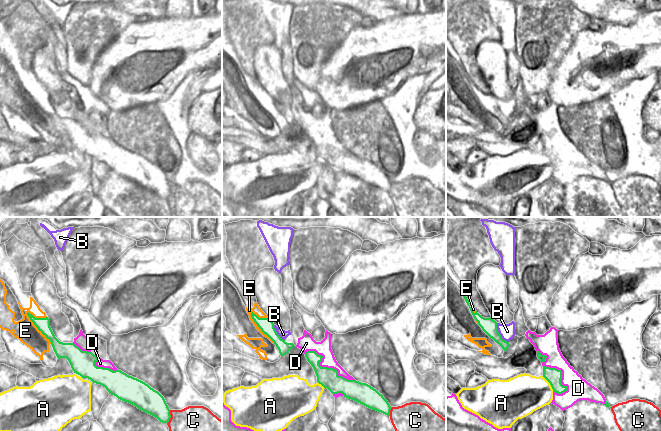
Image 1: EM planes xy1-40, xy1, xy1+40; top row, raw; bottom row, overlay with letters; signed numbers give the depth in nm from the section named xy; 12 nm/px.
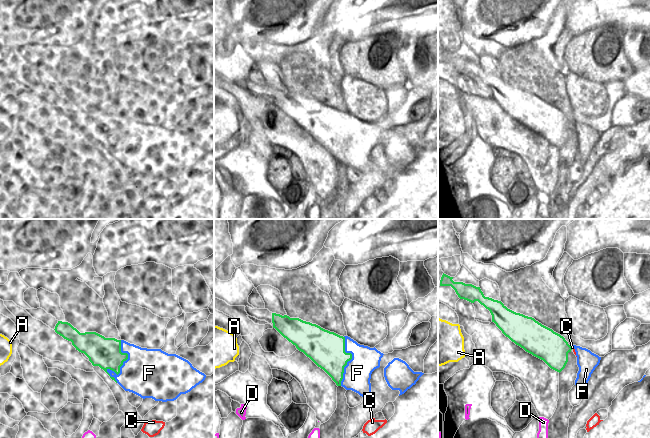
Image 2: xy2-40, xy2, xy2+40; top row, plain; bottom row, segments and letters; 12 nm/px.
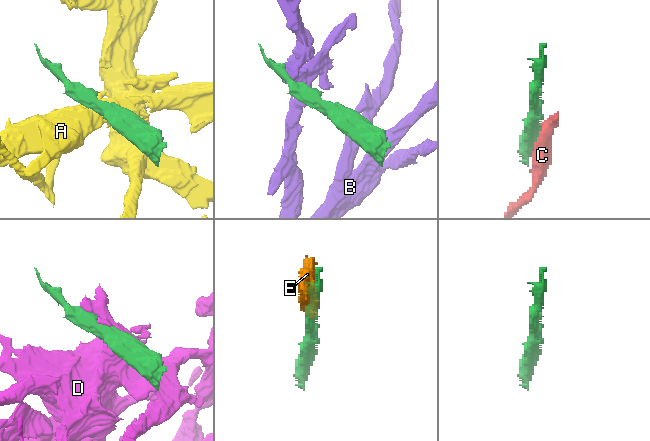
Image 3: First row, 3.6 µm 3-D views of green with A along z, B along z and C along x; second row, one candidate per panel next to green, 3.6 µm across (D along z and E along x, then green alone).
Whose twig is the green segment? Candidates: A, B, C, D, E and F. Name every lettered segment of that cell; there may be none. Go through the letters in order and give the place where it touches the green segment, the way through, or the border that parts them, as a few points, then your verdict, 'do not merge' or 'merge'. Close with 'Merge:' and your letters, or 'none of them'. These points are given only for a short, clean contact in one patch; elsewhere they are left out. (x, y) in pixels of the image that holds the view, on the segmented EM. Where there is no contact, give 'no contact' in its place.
A: xy1+40 (550, 384) | along xy1+40 (542, 376), (549, 383), (553, 391) | do not merge
B: xy1+40 (499, 334) | along xy1+40 (496, 323), (498, 333), (508, 342) | do not merge
C: xy1-40 (170, 417) | along xy1-40 (170, 410), (170, 419), (167, 423) | do not merge
D: xy1 (325, 367) | do not merge
E: xy1-40 (36, 326) | merge
F: xy2-40 (120, 366) | merge
Merge: E, F

